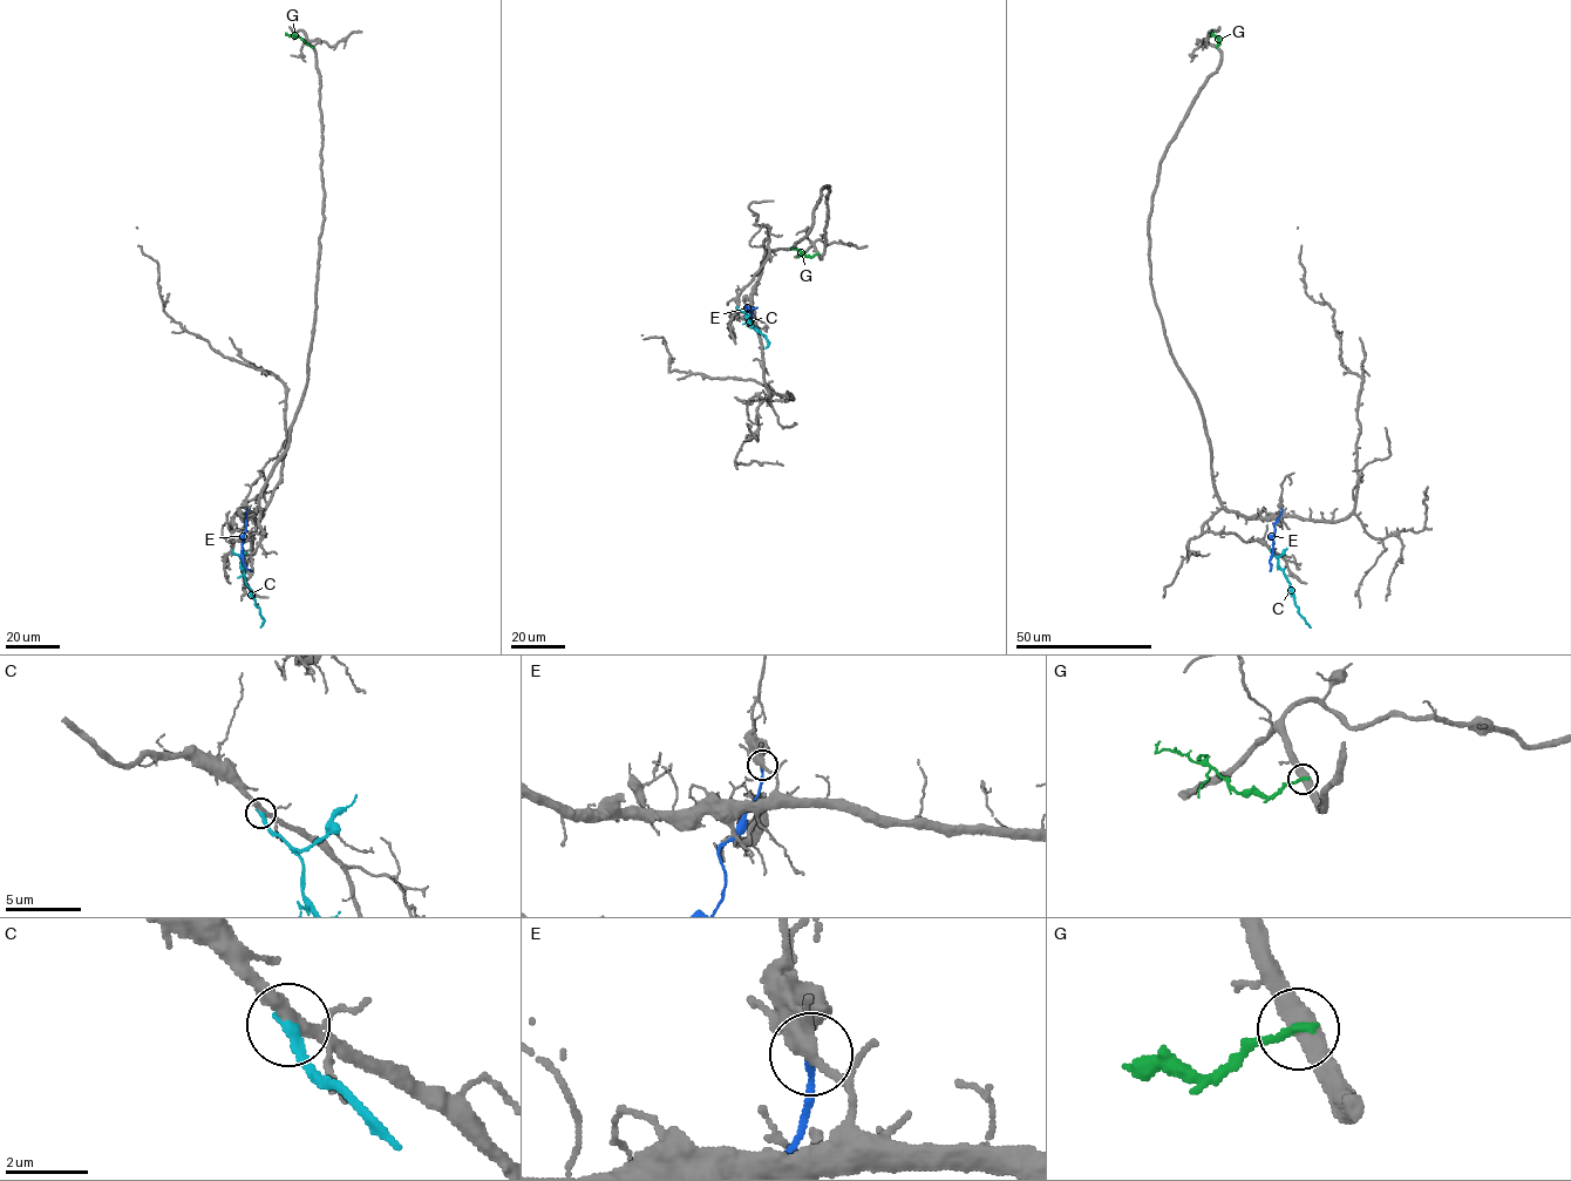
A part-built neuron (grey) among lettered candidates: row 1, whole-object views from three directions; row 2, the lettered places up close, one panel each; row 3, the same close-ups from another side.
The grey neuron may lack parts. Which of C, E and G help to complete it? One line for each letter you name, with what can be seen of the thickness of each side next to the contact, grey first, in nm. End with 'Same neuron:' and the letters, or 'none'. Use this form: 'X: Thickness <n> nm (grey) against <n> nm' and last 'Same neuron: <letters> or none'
Same neuron: none

